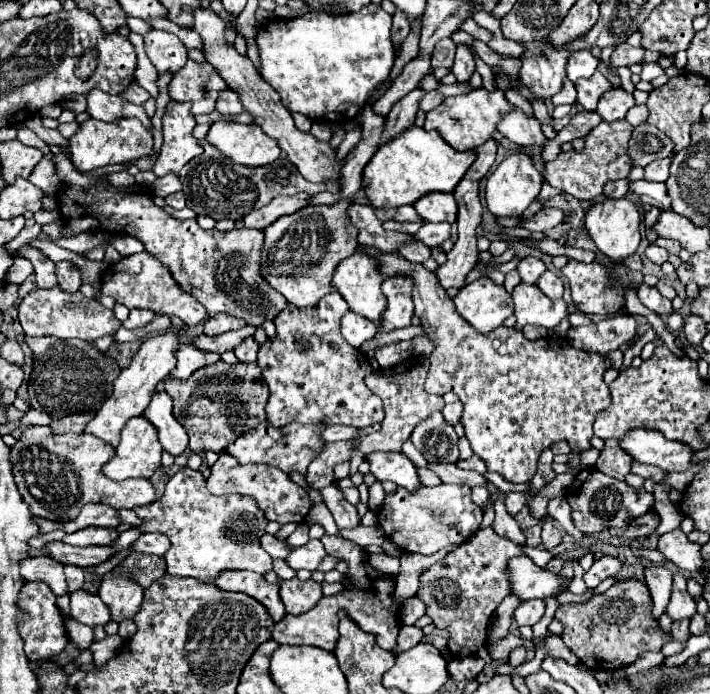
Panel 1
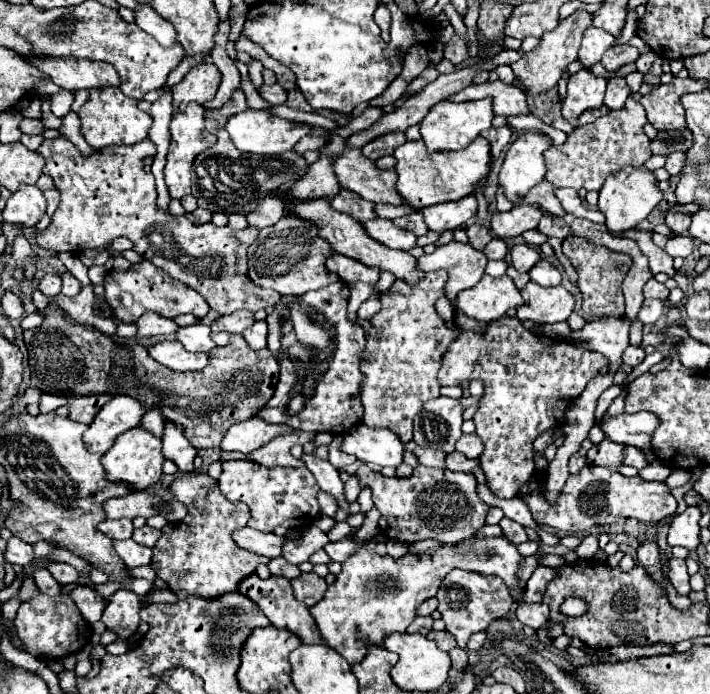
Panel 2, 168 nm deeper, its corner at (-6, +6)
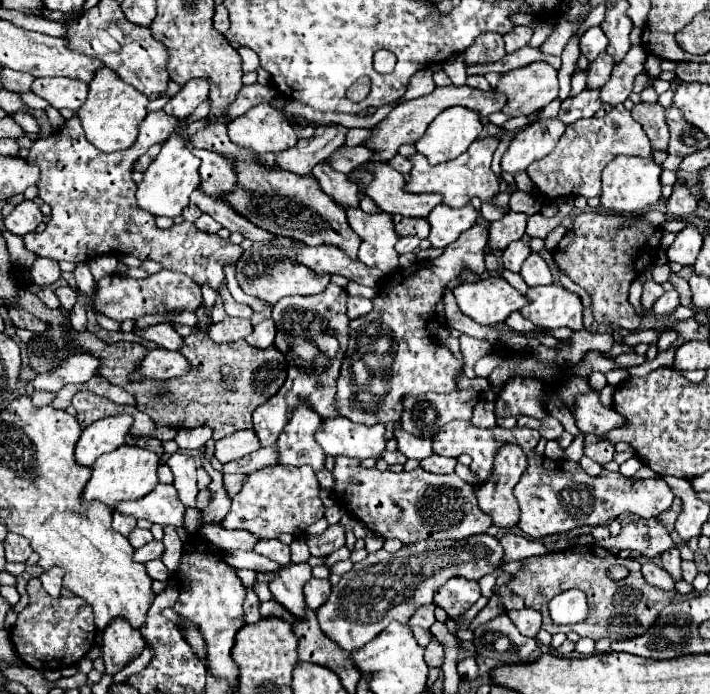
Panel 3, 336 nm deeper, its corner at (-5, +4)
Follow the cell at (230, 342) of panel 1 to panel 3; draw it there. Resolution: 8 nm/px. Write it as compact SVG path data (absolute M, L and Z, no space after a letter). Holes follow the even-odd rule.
M158 323L158 325L146 327L142 331L134 331L134 333L138 333L140 337L144 337L148 341L154 341L160 347L166 347L170 351L182 349L182 343L184 343L184 337L170 323Z

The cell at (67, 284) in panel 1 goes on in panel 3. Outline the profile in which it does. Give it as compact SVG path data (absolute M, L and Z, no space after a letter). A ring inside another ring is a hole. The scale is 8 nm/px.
M62 285L62 287L56 287L54 293L58 295L58 299L60 299L60 307L62 307L62 309L70 311L70 309L74 307L74 303L76 303L76 291L74 291L72 287Z

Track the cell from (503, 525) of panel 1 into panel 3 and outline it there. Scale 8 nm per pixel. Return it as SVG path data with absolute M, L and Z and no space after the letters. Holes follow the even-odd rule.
M506 533L500 539L500 543L506 551L506 561L522 561L522 559L528 559L528 557L534 557L534 555L550 553L544 543L528 539L528 537L518 535L518 533Z

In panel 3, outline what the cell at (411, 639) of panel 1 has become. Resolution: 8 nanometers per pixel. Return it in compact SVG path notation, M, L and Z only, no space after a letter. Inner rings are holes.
M424 605L424 607L420 607L414 615L412 615L412 619L408 621L408 625L410 627L414 627L414 625L418 625L418 627L422 627L422 629L430 629L430 625L436 621L436 617L434 617L434 605Z

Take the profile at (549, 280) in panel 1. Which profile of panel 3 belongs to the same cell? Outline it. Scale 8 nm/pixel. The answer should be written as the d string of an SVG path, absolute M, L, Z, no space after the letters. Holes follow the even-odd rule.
M532 253L532 255L524 261L520 275L522 275L522 279L526 281L528 287L552 285L552 273L550 273L550 267L546 265L546 261L544 261L538 253Z

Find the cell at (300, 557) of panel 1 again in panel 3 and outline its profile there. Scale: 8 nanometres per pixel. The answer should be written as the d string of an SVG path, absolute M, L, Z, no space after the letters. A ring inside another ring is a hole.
M260 539L258 545L254 547L254 551L276 561L280 567L288 567L292 563L290 561L290 545L284 545L278 539Z

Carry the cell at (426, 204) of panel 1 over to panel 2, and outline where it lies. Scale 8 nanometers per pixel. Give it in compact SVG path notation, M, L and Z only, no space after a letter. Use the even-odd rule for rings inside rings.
M465 197L459 201L451 201L451 203L439 203L435 207L423 207L421 213L425 217L427 227L441 235L445 231L453 231L453 229L465 225L471 217L475 217L477 199Z

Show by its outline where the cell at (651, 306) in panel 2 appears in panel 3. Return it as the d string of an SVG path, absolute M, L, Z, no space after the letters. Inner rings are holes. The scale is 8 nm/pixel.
M668 291L668 293L664 293L656 303L654 303L654 307L652 307L652 313L654 315L670 315L676 307L680 305L680 297L678 297L678 291Z

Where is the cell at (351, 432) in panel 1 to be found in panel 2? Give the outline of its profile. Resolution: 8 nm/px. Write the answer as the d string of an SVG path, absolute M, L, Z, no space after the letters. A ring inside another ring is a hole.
M293 431L285 433L281 437L275 437L267 445L255 449L253 453L247 455L249 461L263 465L263 467L293 467L298 468L304 465L303 462L291 462L290 449L293 445L307 445L315 433L303 433L303 431Z

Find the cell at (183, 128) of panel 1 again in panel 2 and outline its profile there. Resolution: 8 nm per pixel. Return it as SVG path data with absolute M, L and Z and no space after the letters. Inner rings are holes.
M189 103L185 113L177 113L171 119L171 145L167 151L167 165L165 165L165 183L169 189L171 199L181 199L183 195L191 193L193 185L193 161L199 153L203 153L209 145L215 143L215 137L205 131L205 121L203 121L203 107L199 103Z

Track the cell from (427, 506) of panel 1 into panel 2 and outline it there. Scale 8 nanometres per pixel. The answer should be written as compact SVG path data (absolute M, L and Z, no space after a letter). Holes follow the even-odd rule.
M361 465L355 471L361 487L369 487L373 493L373 503L379 509L379 529L387 539L395 539L413 545L423 539L433 539L439 543L459 543L473 537L483 525L487 511L491 509L479 499L475 487L477 479L473 473L433 469L417 465L411 477L383 477Z

